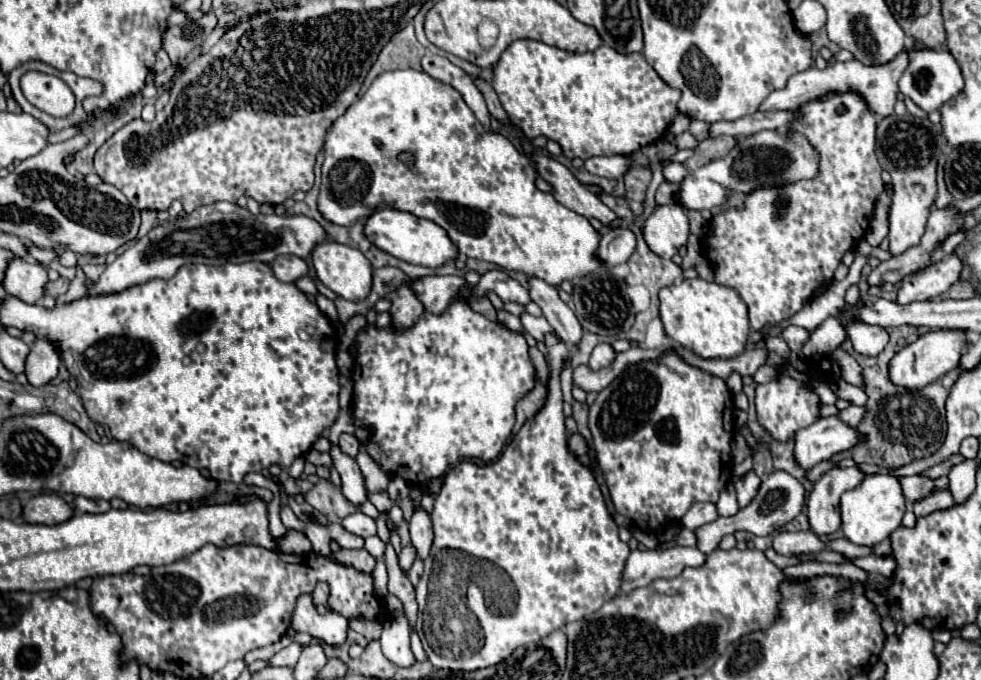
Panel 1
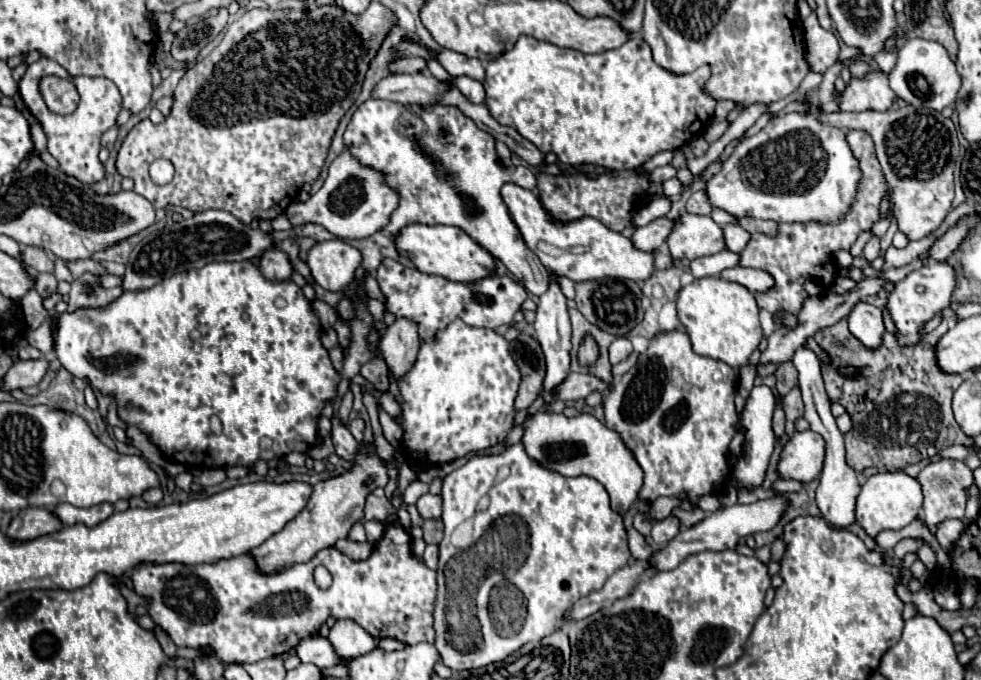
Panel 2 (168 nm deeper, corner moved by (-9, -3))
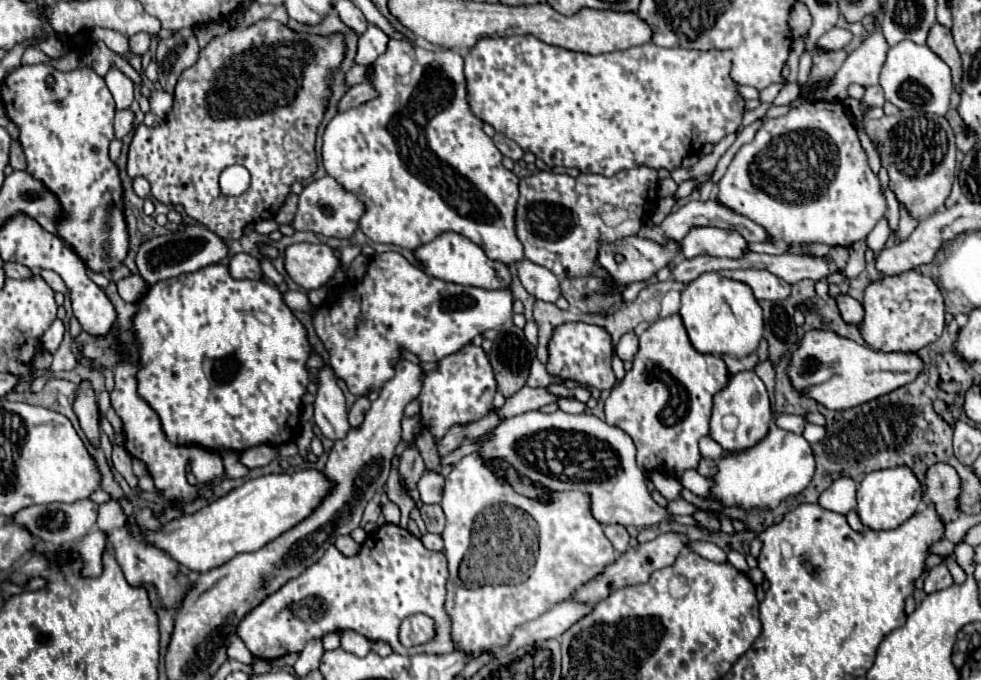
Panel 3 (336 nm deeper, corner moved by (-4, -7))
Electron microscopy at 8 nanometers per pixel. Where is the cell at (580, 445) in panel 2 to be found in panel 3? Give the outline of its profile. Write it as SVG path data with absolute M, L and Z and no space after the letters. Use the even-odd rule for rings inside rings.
M539 410L527 412L515 418L505 418L503 424L495 426L491 436L483 436L483 446L481 446L481 456L491 460L507 460L509 468L499 470L499 474L509 480L515 490L521 494L531 494L537 496L537 488L533 486L523 486L517 482L517 474L525 474L531 480L537 480L545 488L551 490L585 490L591 496L591 512L601 524L623 524L623 526L653 526L653 524L663 524L671 522L671 512L657 504L647 486L643 472L635 464L635 444L629 434L625 434L621 428L609 426L607 422L599 420L593 414L565 414L563 410L557 410L553 414L543 414Z

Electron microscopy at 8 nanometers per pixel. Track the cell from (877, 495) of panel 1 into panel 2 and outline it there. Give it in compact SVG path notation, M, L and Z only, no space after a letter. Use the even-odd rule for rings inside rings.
M878 472L872 474L860 488L856 502L856 522L868 536L876 536L882 530L900 530L908 526L922 508L920 482L906 472Z

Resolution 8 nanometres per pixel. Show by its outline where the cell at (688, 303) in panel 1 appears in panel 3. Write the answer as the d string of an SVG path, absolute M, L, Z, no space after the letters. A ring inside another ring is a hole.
M717 272L701 274L681 292L679 316L685 324L693 348L701 354L733 356L737 360L753 354L763 338L763 310L743 282L721 278Z

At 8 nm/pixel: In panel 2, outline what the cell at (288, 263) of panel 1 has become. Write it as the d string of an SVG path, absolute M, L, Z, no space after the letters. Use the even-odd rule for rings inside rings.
M278 248L266 250L258 260L258 268L268 280L290 280L290 274L292 274L288 256Z

